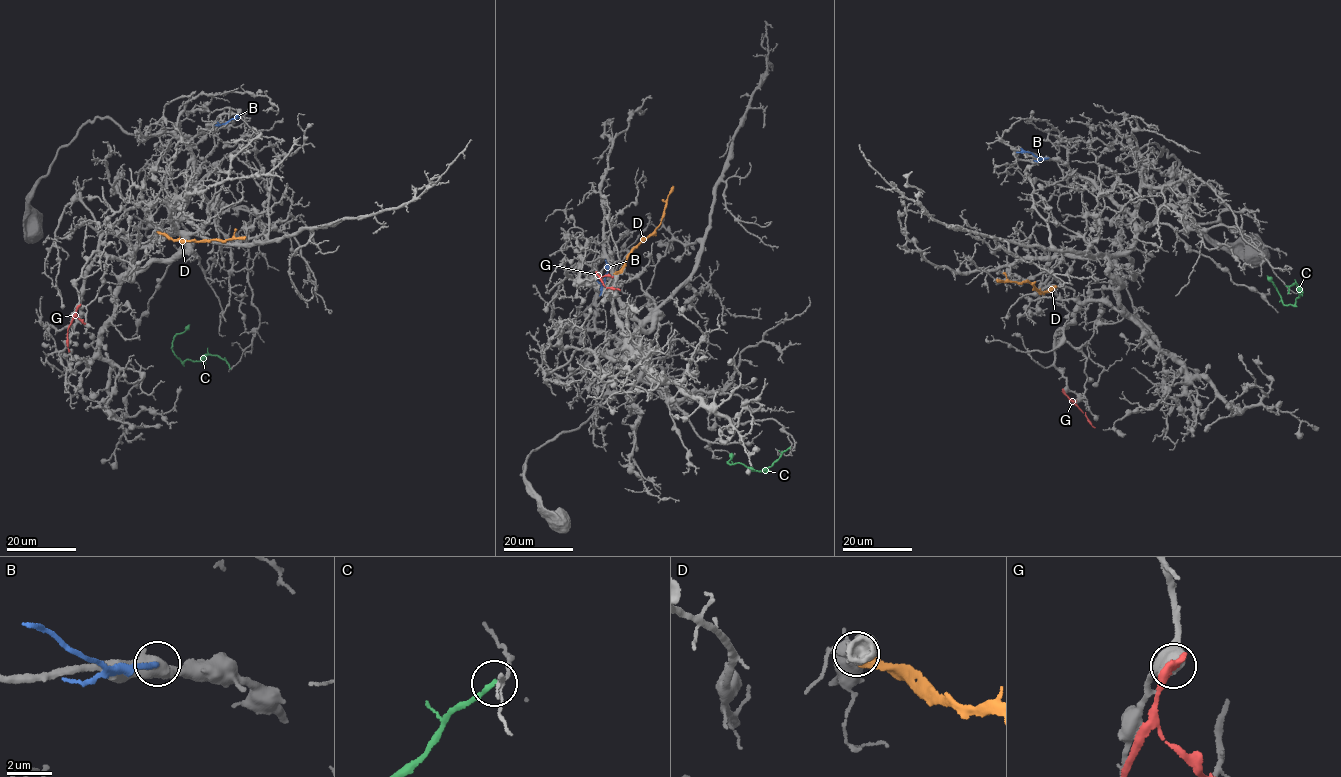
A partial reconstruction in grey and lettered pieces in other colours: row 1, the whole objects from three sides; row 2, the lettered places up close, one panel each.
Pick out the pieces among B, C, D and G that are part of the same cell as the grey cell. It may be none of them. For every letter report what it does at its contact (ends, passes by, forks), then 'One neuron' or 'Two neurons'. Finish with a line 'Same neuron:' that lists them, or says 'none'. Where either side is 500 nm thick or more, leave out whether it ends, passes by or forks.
B: Two neurons
C: It ends there. Two neurons
D: It ends there. Two neurons
G: Two neurons
Same neuron: none

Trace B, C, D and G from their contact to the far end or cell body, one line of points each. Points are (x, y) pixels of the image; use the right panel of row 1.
B: (1048, 158), (1016, 152)
C: (1288, 293), (1290, 286), (1296, 284), (1299, 295), (1293, 305), (1284, 305), (1267, 275)
D: (1055, 287), (1043, 292), (1027, 281), (996, 280)
G: (1063, 391), (1095, 428)

